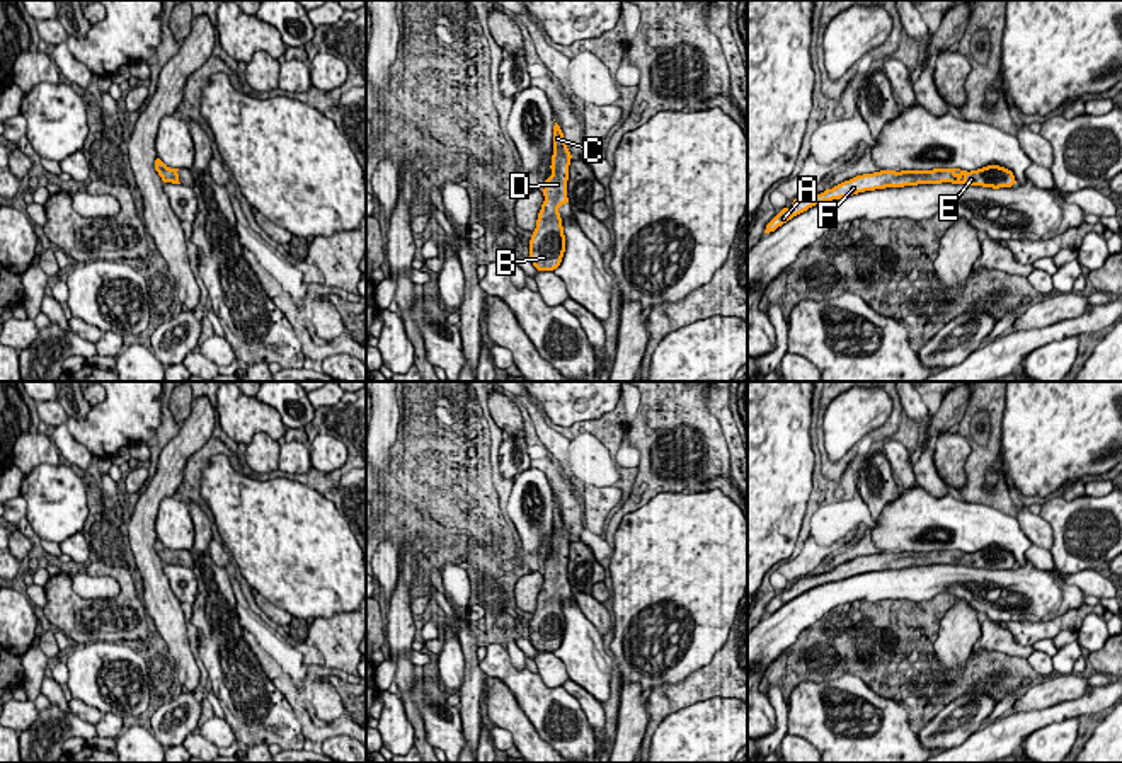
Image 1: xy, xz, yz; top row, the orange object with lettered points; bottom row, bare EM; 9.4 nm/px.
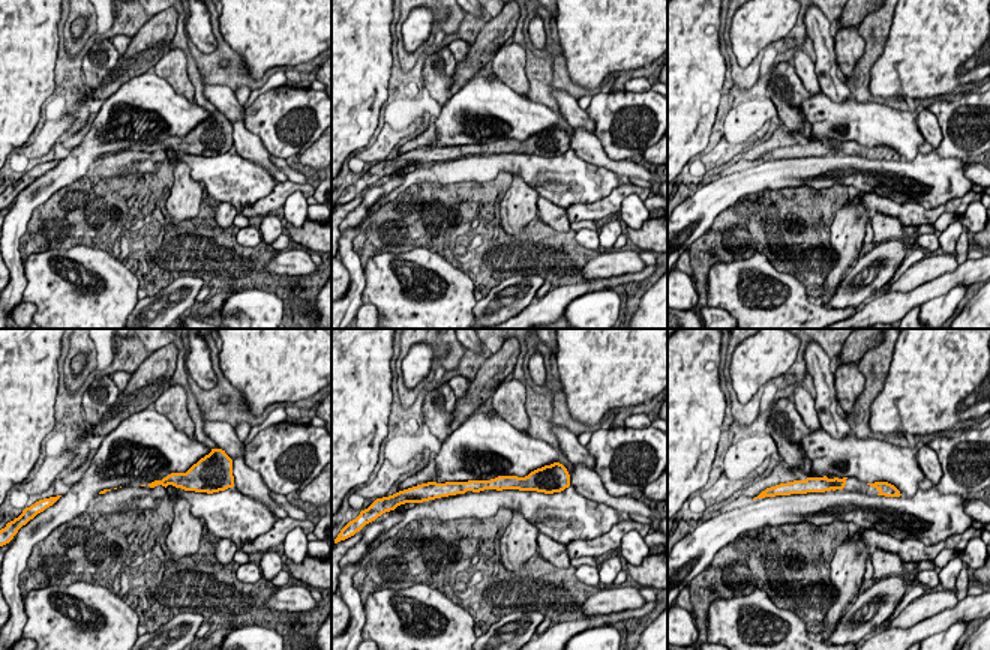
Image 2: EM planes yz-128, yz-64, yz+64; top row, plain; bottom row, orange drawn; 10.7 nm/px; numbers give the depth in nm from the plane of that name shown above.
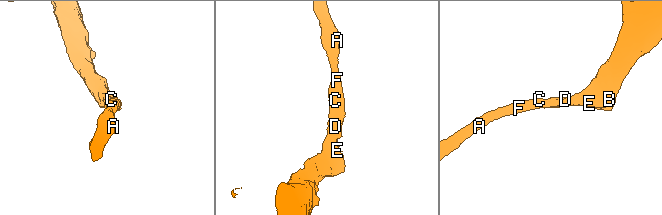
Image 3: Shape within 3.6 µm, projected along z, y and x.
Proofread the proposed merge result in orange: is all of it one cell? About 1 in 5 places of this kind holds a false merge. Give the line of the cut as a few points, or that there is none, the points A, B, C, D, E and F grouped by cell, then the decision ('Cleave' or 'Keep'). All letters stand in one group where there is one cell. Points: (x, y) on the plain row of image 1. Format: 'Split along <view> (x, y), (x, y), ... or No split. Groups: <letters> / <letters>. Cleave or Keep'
No split. Groups: A B C D E F. Keep

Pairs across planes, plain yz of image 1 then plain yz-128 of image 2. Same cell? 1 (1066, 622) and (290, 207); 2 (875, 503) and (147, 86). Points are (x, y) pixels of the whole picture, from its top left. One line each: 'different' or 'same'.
1: different
2: different

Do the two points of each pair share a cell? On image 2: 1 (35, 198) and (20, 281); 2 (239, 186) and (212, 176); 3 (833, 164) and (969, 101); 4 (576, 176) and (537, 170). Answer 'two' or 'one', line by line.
1: one
2: one
3: two
4: one

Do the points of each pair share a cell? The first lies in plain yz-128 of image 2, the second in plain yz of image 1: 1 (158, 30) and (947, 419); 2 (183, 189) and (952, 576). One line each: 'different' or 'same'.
1: same
2: different

